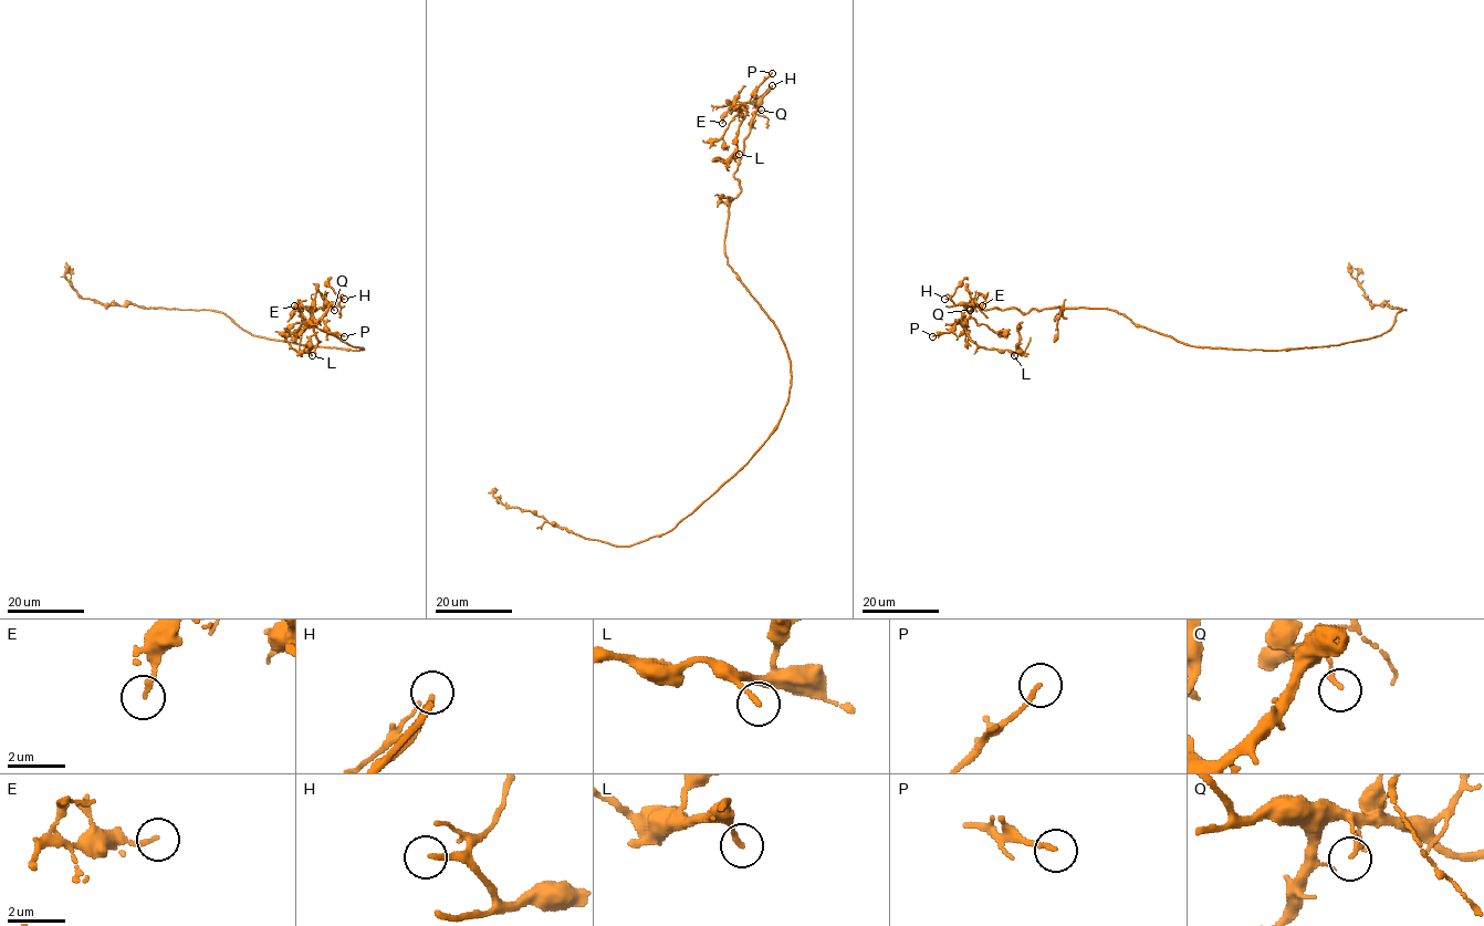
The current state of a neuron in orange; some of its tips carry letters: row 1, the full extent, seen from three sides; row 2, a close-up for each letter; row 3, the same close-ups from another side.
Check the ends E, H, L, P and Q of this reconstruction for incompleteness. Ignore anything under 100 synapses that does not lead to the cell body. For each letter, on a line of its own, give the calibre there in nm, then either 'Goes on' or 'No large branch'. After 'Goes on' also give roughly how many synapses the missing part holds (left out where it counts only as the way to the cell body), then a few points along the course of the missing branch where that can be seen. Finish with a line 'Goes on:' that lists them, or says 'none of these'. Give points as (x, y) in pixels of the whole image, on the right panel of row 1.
E: Thickness 160 nm. No large branch
H: Thickness 200 nm. Goes on. Course of what is missing: (944, 299), (929, 292), (915, 273), (892, 226), (874, 198), (870, 185)
L: Thickness 150 nm. No large branch
P: Thickness 140 nm. No large branch
Q: Thickness 160 nm. No large branch
Goes on: H

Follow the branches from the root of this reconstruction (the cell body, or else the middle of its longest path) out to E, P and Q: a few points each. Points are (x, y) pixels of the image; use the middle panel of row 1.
E: (790, 361), (775, 324), (724, 253), (729, 206), (741, 190), (734, 173), (756, 107), (731, 106), (722, 123)
P: (790, 361), (775, 324), (724, 253), (729, 206), (741, 190), (734, 173), (756, 110), (750, 100), (772, 73)
Q: (790, 361), (775, 324), (724, 253), (729, 206), (741, 190), (734, 173), (751, 122), (761, 110)

